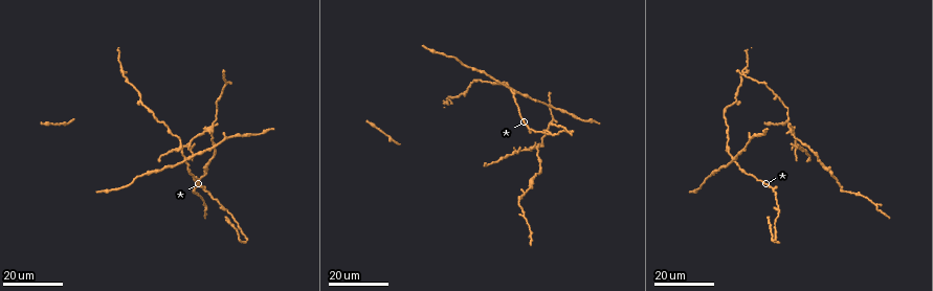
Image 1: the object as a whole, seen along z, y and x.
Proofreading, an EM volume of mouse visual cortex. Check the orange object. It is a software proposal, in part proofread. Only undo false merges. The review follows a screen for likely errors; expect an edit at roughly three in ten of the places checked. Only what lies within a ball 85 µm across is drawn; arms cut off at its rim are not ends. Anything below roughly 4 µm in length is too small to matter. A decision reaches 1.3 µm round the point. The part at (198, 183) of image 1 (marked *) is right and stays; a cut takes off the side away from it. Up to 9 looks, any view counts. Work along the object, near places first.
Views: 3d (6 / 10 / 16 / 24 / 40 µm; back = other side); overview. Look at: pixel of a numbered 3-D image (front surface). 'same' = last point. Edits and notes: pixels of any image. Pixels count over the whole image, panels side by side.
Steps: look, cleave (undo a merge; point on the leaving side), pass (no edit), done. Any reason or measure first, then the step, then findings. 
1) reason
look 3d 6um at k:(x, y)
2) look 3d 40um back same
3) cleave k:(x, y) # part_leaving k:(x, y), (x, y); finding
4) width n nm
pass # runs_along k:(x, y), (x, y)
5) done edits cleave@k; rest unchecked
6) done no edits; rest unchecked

looks like a crossing
look 3d 16um at 1:(511, 89)

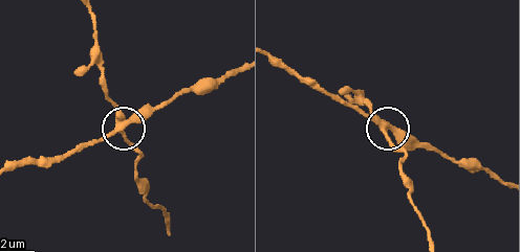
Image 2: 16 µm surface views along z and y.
look 3d 10um at 2:(128, 120)

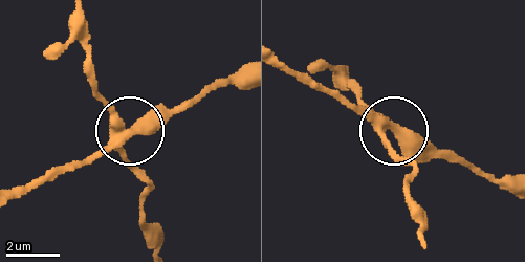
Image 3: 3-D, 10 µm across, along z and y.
cleave 3:(151, 123) # part_leaving 3:(113, 138), (55, 174), (15, 188); a second cell is stuck on

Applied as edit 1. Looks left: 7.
two arms in line, one across
look 3d 16um at 1:(744, 68)

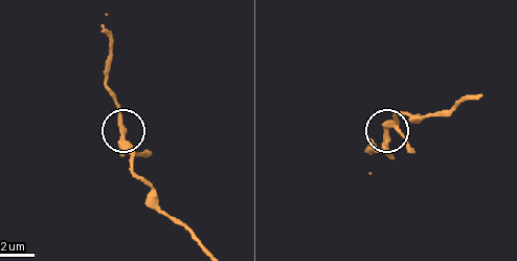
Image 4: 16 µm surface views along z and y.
closer look
look 3d 6um at 4:(122, 131)

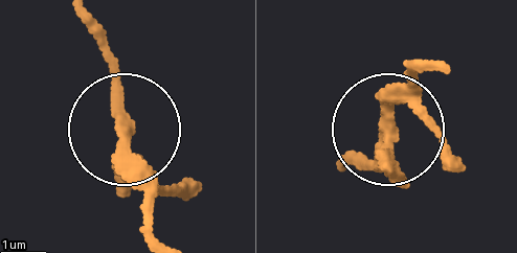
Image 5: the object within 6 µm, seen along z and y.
arms 3
pass # runs_along 5:(164, 243), (150, 175), (119, 119), (109, 32); continuous, no second cell

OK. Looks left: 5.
sudden change in width
look 3d 24um at 1:(140, 95)

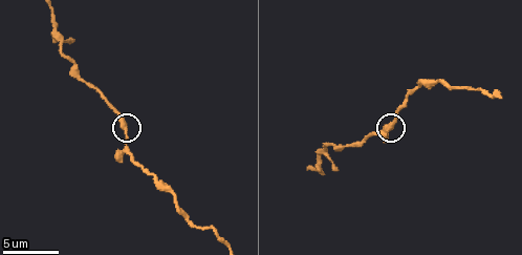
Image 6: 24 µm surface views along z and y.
closer look
look 3d 10um at 6:(126, 130)

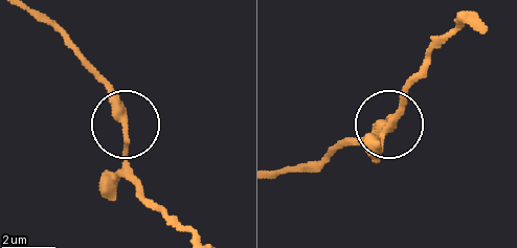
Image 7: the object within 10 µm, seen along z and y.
pass # runs_along 7:(466, 20), (439, 45), (391, 126), (339, 139); continuous, no second cell

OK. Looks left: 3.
a fork
look 3d 24um at 1:(204, 190)

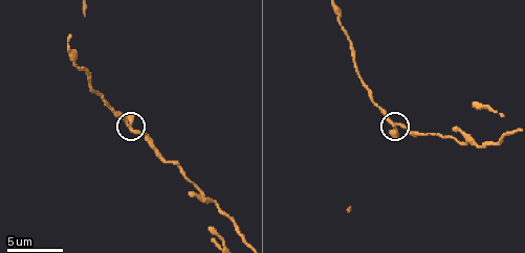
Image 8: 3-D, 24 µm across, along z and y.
look 3d 10um at 8:(395, 124)

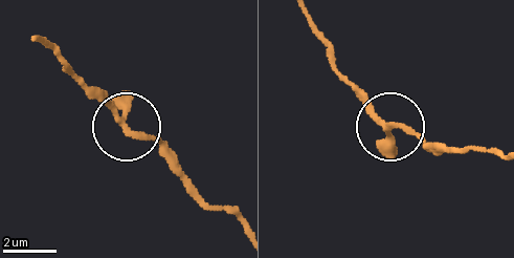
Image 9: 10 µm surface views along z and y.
zoom in
look 3d 6um at 9:(387, 126)

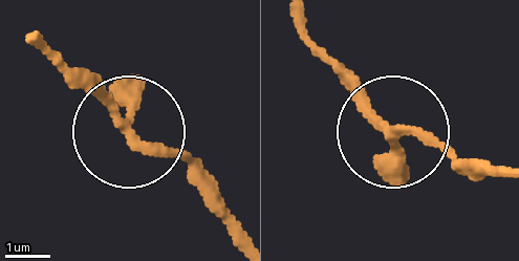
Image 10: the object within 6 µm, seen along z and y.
pass # runs_along 10:(40, 39), (130, 129), (175, 151), (216, 193); one cell here

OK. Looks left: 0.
done edits cleave@3; rest unchecked

